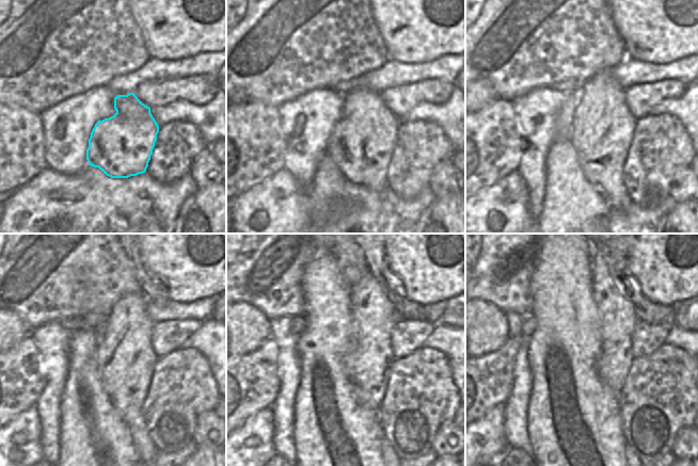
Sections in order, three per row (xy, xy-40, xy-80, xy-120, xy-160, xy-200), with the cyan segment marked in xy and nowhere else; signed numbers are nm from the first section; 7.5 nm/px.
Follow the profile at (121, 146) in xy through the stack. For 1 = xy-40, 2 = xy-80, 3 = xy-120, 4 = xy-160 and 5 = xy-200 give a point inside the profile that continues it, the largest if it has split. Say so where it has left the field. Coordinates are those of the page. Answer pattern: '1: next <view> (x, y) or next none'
1: next xy-40 (361, 144)
2: next xy-80 (603, 125)
3: next xy-120 (125, 358)
4: next xy-160 (368, 364)
5: next xy-200 (618, 319)

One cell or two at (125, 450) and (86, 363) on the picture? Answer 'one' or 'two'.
one

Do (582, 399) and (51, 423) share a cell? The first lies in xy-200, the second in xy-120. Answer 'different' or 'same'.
different

